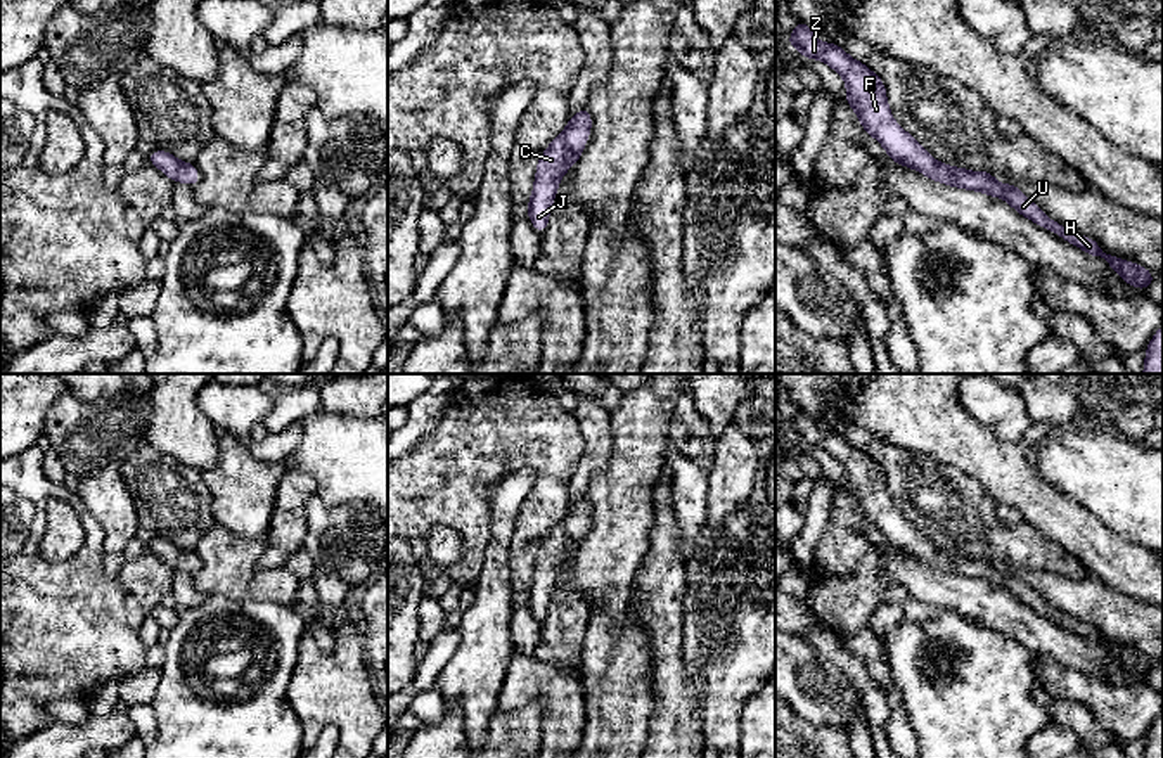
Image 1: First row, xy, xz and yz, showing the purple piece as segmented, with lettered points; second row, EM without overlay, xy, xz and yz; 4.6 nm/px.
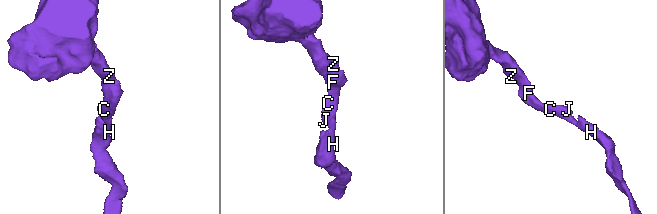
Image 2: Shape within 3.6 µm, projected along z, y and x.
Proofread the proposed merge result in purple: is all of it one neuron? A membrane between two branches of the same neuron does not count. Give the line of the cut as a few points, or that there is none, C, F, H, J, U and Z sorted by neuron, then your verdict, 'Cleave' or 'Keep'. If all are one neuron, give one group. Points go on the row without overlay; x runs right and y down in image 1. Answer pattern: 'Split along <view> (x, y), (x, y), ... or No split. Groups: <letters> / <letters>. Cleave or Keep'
No split. Groups: C F H J U Z. Keep

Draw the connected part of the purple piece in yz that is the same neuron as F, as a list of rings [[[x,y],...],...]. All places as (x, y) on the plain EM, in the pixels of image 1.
[[[803,408],[796,410],[787,431],[806,446],[826,450],[845,467],[848,493],[855,498],[862,516],[883,533],[891,549],[912,556],[935,569],[1004,587],[1019,602],[1038,614],[1057,621],[1061,626],[1090,644],[1106,647],[1121,668],[1134,675],[1146,678],[1154,668],[1154,663],[1147,656],[1109,640],[1102,640],[1094,626],[1071,620],[1061,611],[1047,606],[1044,599],[1023,583],[1014,571],[1002,573],[988,559],[971,559],[936,549],[895,509],[883,467],[865,452],[848,443],[834,429],[819,429],[815,419],[812,419]]]

